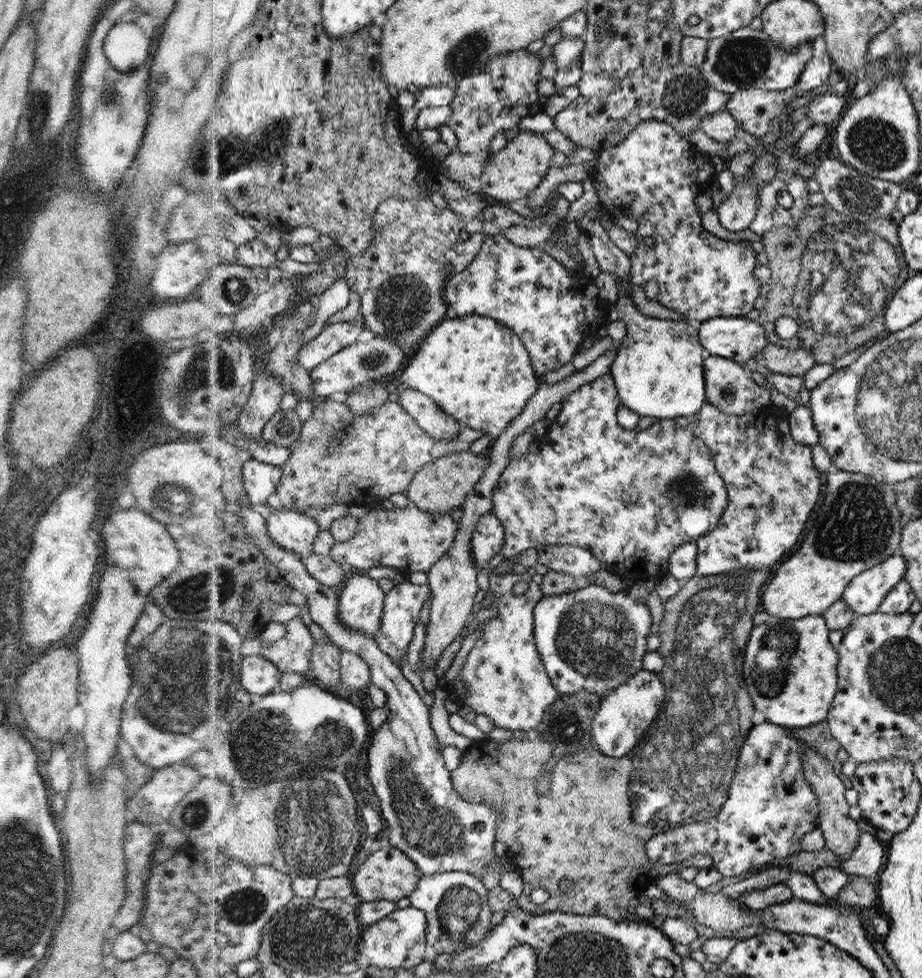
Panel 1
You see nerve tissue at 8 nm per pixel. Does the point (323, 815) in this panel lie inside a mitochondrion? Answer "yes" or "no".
yes

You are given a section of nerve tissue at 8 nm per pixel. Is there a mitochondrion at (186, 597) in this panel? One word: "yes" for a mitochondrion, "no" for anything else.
yes

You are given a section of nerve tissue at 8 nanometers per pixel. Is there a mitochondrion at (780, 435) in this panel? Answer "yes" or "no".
no

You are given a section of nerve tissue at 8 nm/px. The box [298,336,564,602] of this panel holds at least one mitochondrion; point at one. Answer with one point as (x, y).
(336, 438)

